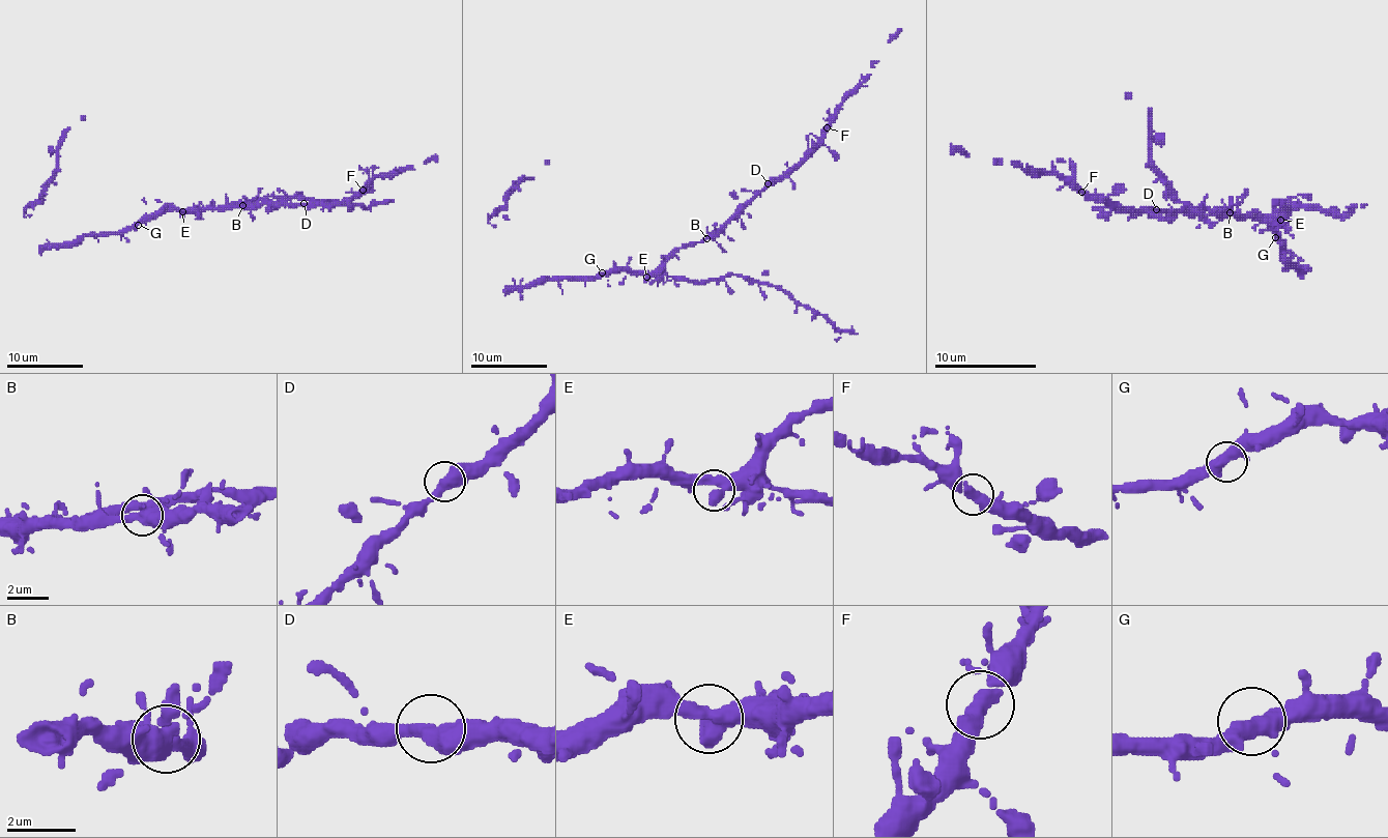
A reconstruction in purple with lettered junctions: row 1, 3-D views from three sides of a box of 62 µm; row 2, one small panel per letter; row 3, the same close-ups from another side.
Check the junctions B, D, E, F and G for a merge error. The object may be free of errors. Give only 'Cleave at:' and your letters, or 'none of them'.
Cleave at: none of them

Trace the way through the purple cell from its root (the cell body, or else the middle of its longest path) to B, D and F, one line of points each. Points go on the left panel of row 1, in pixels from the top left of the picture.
B: (185, 209), (242, 205)
D: (185, 209), (304, 203)
F: (185, 209), (258, 207), (262, 203), (340, 203), (355, 198), (363, 191)

